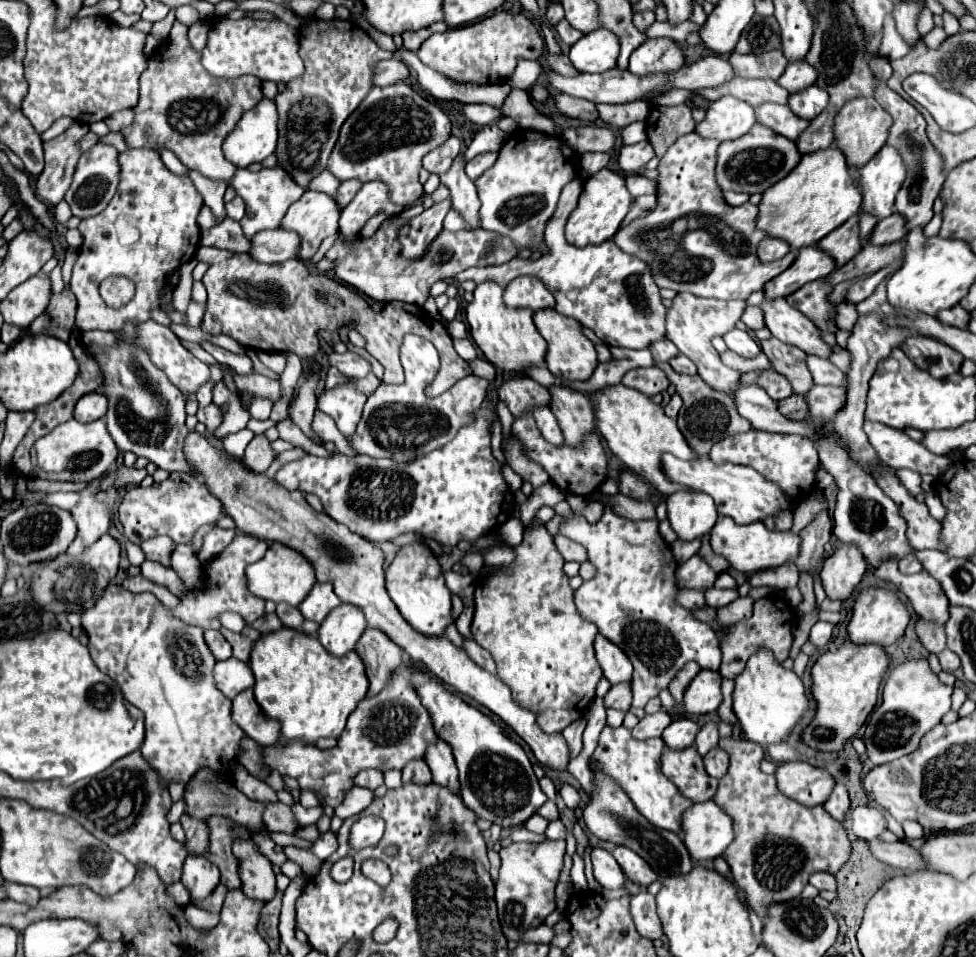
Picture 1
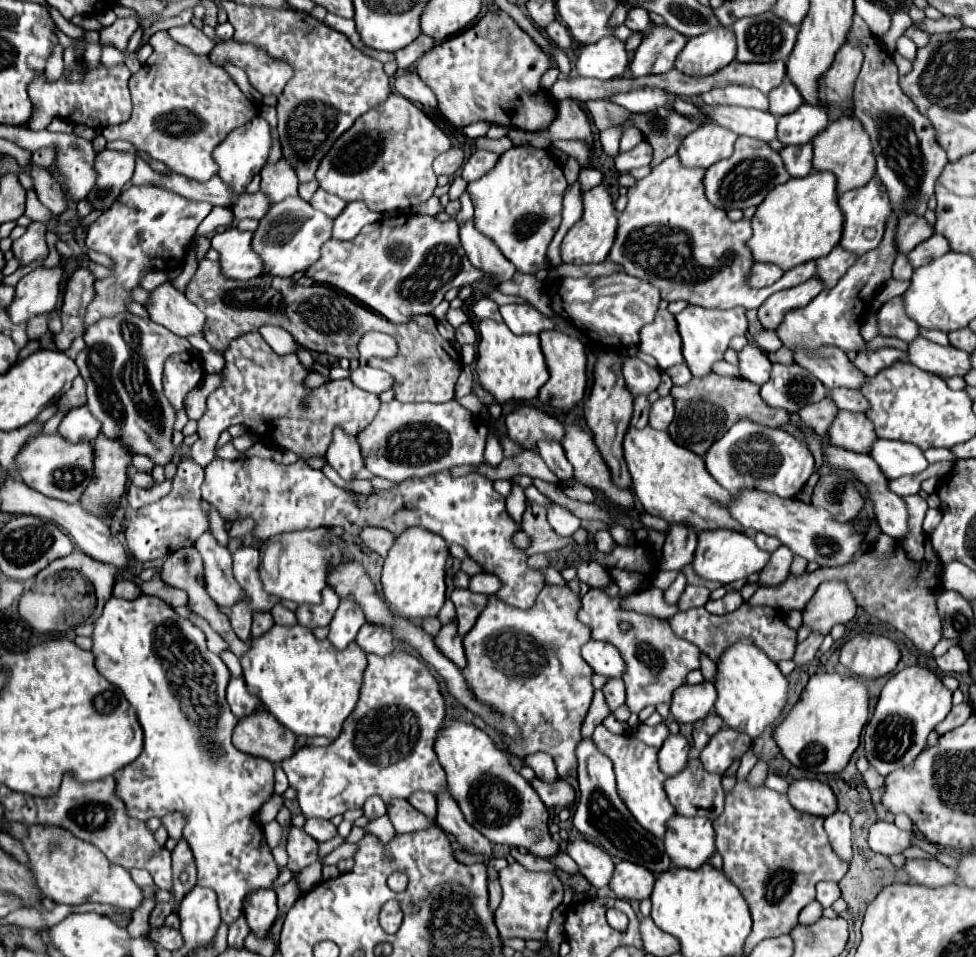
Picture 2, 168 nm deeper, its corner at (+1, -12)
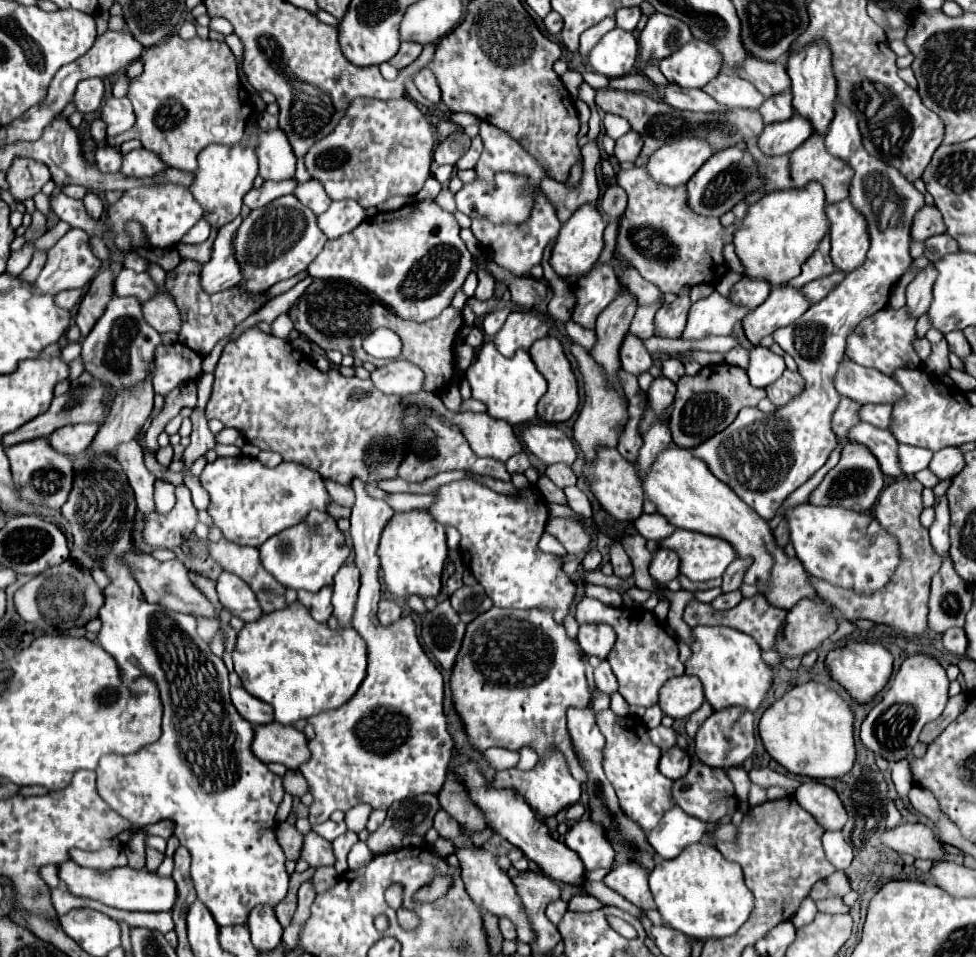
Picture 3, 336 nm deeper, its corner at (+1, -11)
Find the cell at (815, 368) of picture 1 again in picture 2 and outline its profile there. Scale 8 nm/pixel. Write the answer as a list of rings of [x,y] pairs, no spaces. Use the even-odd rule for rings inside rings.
[[[833,388],[827,392],[827,398],[831,398],[839,408],[849,412],[865,412],[865,408],[869,406],[861,392],[853,388]]]

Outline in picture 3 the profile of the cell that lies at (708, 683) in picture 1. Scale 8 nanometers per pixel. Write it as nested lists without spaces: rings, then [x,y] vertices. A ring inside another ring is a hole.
[[[691,675],[669,679],[659,691],[659,707],[673,719],[689,717],[705,701],[703,687]]]

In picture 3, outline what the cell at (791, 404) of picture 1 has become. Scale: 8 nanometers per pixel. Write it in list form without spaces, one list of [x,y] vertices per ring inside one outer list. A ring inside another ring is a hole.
[[[845,397],[841,399],[841,403],[839,403],[839,407],[837,407],[835,415],[833,415],[833,431],[835,431],[835,435],[837,435],[841,441],[847,439],[851,425],[855,427],[855,425],[861,421],[859,409],[861,409],[859,403],[855,403],[855,401],[851,401],[851,399],[845,399]]]

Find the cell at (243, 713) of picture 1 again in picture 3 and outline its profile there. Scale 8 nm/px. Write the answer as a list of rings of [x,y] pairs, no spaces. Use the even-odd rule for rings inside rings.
[[[275,721],[255,727],[253,753],[263,763],[281,763],[287,769],[299,769],[311,757],[307,737],[293,725]]]

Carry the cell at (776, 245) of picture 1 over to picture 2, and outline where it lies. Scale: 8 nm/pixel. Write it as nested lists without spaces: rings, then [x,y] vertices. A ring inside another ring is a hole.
[[[755,262],[749,274],[749,284],[753,284],[753,288],[763,288],[769,286],[773,282],[777,282],[781,278],[783,270],[775,264],[767,264],[767,262]]]

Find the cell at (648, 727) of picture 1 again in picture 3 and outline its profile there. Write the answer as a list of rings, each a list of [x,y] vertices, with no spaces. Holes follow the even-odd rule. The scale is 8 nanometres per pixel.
[[[659,725],[659,727],[655,727],[655,729],[649,731],[649,737],[651,737],[653,743],[655,743],[659,749],[663,749],[663,751],[667,751],[667,749],[671,749],[671,747],[677,745],[677,733],[673,731],[673,727],[663,727],[663,725]]]

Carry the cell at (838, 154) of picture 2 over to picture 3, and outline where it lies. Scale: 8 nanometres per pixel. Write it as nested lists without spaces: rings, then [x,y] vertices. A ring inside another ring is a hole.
[[[813,133],[801,147],[789,155],[789,169],[793,187],[805,187],[811,181],[817,181],[825,189],[827,203],[839,203],[847,199],[849,179],[853,177],[851,167],[833,159],[825,151],[825,137]]]

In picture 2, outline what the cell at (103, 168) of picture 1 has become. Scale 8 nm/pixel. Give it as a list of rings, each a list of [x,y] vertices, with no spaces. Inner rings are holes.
[[[103,150],[95,158],[95,188],[87,194],[87,202],[93,210],[109,210],[109,206],[117,200],[123,186],[131,180],[135,168],[135,156]]]

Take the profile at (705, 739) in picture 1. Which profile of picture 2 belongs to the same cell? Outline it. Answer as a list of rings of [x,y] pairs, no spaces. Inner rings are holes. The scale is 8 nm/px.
[[[709,714],[705,720],[699,720],[693,724],[693,750],[701,752],[707,742],[721,730],[723,720],[717,714]]]

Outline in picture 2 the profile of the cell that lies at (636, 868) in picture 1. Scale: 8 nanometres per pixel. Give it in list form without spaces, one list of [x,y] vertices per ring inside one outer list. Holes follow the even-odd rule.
[[[623,860],[623,862],[615,864],[613,880],[609,886],[619,898],[643,900],[643,898],[651,896],[653,884],[655,884],[655,876],[647,868],[641,868],[633,862]]]

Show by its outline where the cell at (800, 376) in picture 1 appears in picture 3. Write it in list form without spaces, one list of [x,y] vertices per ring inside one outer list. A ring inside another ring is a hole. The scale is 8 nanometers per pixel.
[[[785,371],[775,383],[767,387],[767,397],[775,407],[785,405],[789,399],[793,399],[797,393],[801,393],[805,387],[805,381],[797,371]]]

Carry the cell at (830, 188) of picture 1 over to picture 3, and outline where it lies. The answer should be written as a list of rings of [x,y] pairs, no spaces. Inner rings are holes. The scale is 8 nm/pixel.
[[[809,183],[803,189],[789,189],[789,191],[775,191],[759,199],[755,205],[749,205],[747,215],[743,217],[739,229],[735,229],[733,245],[735,253],[745,269],[749,279],[769,281],[771,287],[787,287],[793,277],[801,273],[801,265],[809,259],[809,255],[817,249],[819,241],[829,233],[829,221],[825,215],[825,193],[819,183]]]

